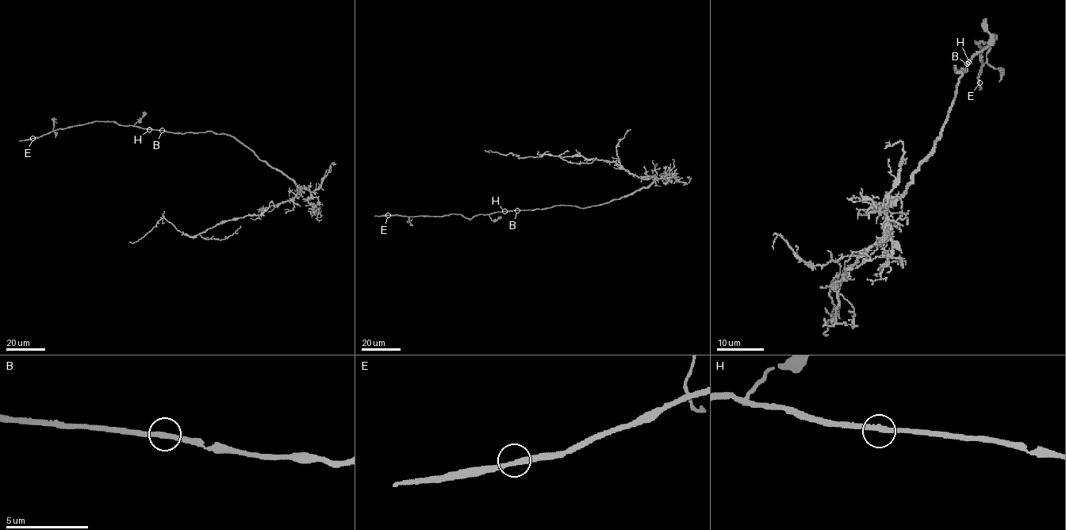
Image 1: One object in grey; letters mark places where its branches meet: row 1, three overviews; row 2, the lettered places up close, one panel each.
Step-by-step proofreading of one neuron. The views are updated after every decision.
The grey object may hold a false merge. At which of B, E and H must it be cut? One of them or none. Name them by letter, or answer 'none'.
none

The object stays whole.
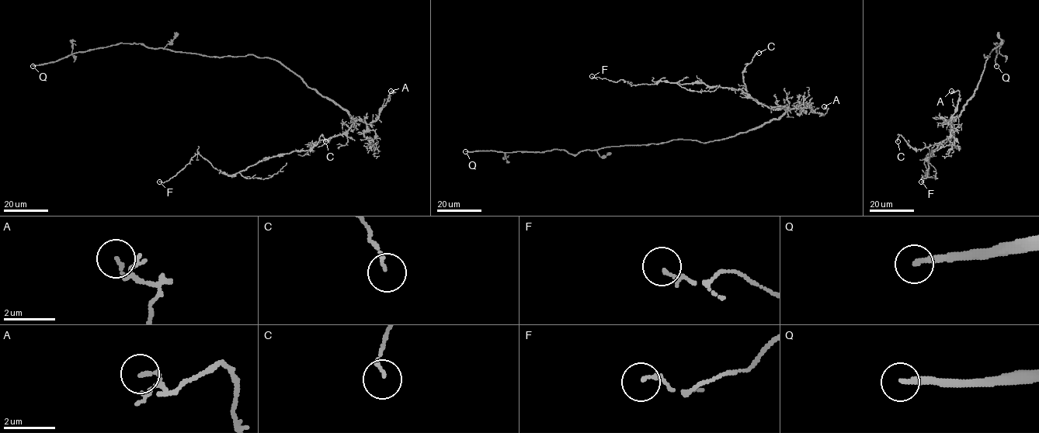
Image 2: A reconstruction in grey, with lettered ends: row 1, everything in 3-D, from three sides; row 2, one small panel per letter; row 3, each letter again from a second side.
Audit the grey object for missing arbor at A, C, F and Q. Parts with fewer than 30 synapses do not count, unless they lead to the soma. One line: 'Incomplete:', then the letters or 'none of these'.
Incomplete: Q

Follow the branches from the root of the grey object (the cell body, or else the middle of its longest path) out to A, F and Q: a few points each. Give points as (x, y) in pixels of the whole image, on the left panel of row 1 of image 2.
A: (311, 88), (333, 100), (357, 120), (368, 124), (377, 118), (389, 93), (392, 90), (394, 92), (390, 91)
F: (311, 88), (352, 118), (345, 132), (231, 175), (196, 154), (175, 175), (159, 181)
Q: (311, 88), (279, 62), (269, 58), (252, 54), (203, 56), (134, 43), (76, 52), (55, 61), (33, 66)

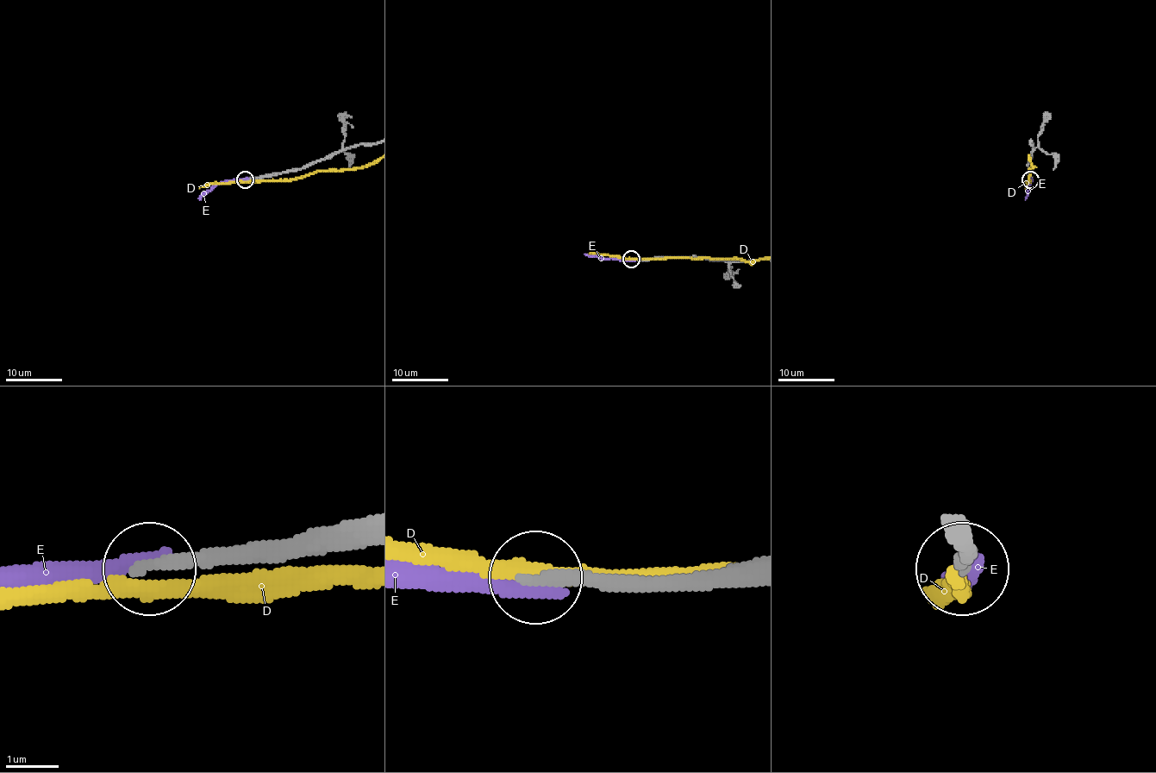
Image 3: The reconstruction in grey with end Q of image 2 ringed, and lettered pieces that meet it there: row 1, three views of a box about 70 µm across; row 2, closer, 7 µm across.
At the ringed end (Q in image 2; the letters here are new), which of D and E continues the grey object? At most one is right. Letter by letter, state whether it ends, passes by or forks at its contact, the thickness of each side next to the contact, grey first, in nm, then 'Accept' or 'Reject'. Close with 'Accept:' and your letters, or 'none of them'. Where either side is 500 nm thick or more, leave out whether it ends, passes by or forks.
D: It passes by. Thickness 220 nm (grey) against 300 nm. Reject
E: It ends there. Thickness 280 nm (grey) against 320 nm. Reject
Accept: none of them

